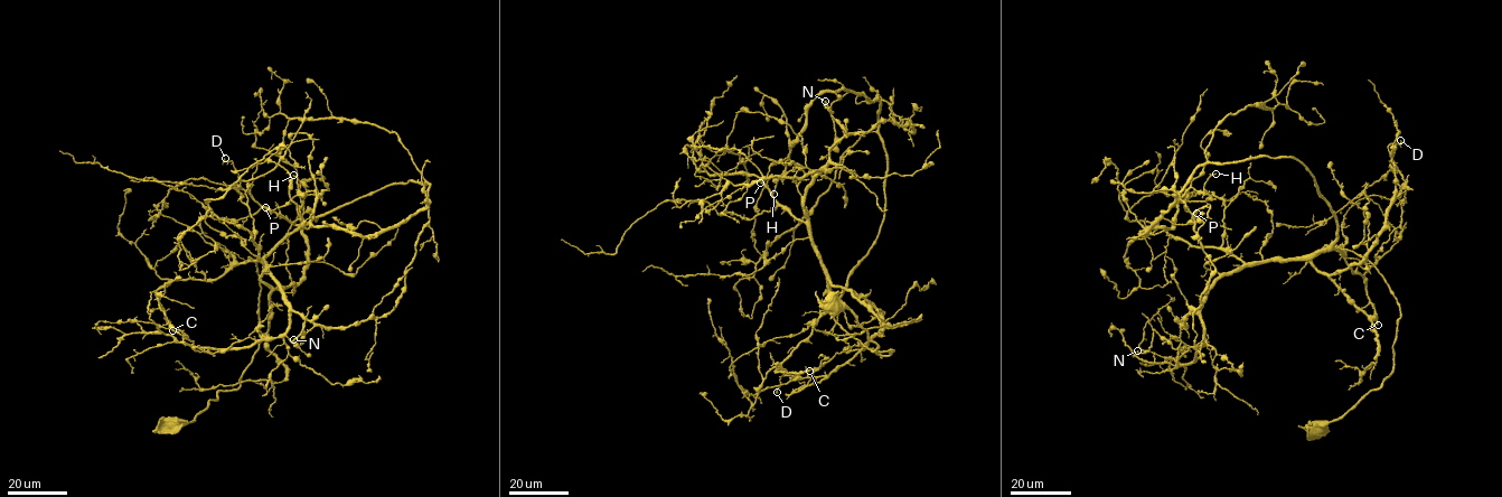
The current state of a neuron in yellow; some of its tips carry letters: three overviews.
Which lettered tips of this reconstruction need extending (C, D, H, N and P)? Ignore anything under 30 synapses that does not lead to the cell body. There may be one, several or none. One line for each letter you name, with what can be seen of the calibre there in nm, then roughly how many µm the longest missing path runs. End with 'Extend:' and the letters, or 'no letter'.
C: 200 nm thick; about 45 µm are missing
Extend: C

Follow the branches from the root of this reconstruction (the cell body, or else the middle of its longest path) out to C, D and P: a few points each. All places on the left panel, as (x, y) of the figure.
C: (171, 424), (193, 422), (218, 392), (240, 385), (262, 339), (256, 263), (160, 288), (156, 297), (172, 330)
D: (171, 424), (240, 385), (262, 339), (255, 262), (278, 288), (307, 262), (301, 230), (255, 202), (225, 158)
P: (171, 424), (240, 385), (255, 262), (430, 184), (366, 235), (313, 226), (312, 191), (265, 207)

